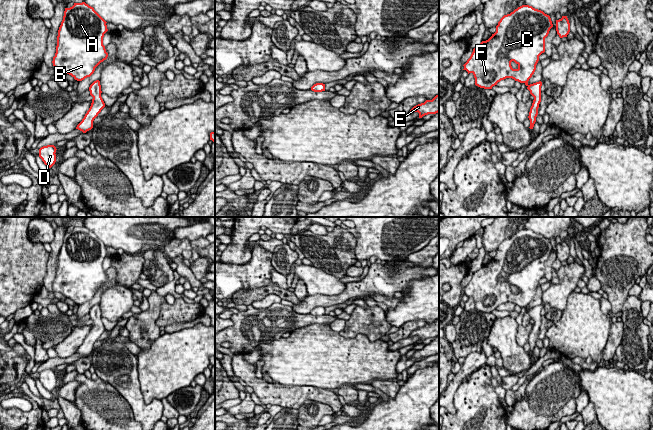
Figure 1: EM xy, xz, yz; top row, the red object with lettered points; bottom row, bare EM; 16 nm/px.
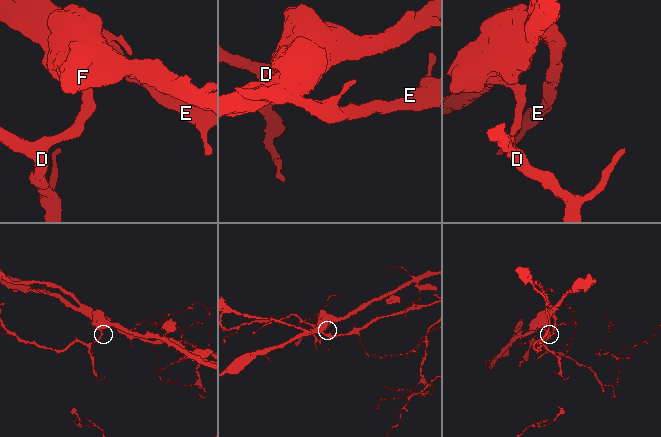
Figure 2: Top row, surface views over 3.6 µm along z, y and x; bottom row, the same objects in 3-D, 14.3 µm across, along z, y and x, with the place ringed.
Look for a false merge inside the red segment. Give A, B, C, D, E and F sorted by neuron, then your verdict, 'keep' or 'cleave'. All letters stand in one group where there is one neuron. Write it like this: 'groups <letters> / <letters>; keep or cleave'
groups A B C F / D E; cleave

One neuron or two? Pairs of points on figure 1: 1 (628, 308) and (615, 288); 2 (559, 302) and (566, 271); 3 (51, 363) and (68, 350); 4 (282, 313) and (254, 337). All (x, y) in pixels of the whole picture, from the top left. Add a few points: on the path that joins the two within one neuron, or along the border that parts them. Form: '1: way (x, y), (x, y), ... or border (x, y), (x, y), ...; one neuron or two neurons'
1: border (629, 295), (621, 310); two neurons
2: way (559, 294), (566, 286), (566, 279); one neuron
3: border (75, 351), (67, 357), (57, 357); two neurons
4: way (275, 320), (261, 330); one neuron

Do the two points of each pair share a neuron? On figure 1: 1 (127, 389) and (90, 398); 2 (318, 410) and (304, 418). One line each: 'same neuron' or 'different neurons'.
1: different neurons
2: same neuron

